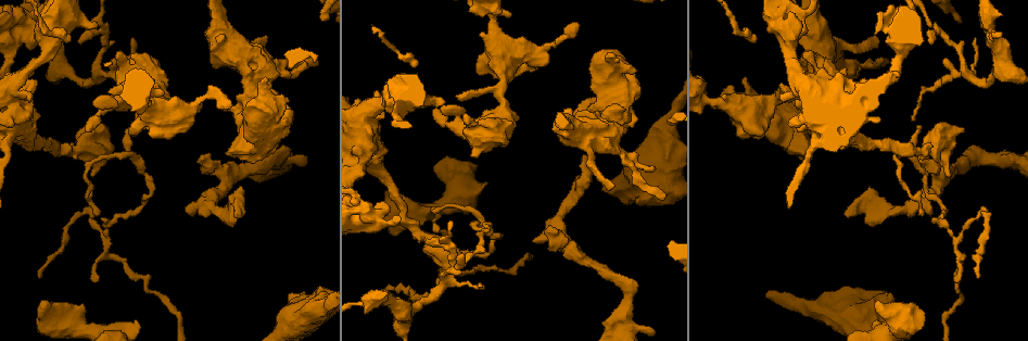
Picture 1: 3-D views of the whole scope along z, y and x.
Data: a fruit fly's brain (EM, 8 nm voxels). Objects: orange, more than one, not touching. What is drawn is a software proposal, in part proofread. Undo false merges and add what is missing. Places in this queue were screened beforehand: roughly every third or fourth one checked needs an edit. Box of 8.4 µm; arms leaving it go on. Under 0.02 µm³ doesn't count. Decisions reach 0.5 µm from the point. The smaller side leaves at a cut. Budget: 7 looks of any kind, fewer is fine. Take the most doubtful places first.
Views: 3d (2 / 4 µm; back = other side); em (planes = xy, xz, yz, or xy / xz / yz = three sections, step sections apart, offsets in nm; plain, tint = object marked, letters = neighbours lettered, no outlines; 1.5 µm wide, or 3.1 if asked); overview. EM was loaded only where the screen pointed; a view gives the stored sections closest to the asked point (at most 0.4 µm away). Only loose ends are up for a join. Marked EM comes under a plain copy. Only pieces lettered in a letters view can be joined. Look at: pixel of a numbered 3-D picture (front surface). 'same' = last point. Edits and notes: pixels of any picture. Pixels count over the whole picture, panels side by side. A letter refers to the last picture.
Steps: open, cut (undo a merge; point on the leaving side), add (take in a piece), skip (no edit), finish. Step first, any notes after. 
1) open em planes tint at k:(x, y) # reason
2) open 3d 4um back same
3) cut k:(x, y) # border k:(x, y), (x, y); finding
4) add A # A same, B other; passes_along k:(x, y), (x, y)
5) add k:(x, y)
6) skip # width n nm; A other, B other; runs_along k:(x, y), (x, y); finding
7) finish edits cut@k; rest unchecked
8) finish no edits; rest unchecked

open em planes letters at 1:(978, 277) # thin end

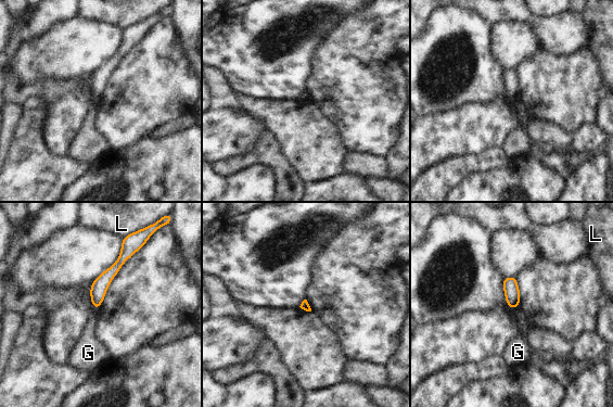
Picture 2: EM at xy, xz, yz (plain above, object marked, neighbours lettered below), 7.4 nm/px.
skip # G other, L other; none of them fits

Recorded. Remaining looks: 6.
open em planes tint at 1:(705, 99) # calibre changes

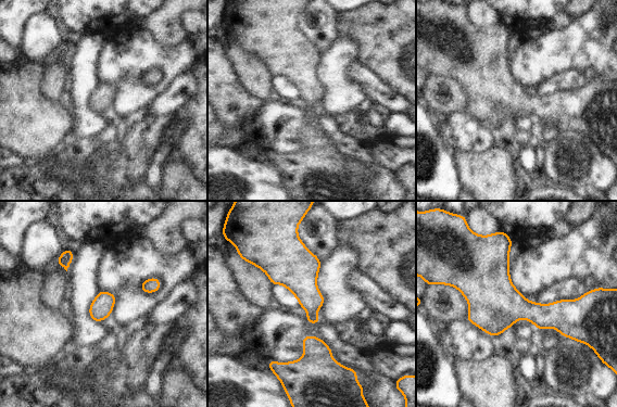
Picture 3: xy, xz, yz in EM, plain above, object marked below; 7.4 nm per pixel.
open em planes letters same # what lies round it

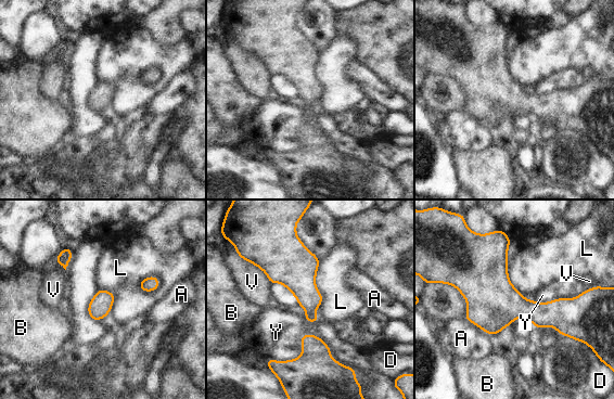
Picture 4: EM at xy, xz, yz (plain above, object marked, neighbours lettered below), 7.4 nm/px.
skip # A other, B other, D other, L other, V other, Y other; border 4:(160, 279), (145, 277), (138, 287); all the same cell

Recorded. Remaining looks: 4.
open 3d 2um at 1:(212, 202) # a fork

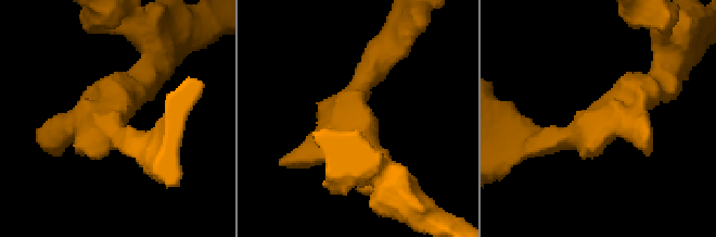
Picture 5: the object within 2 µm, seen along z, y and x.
open em yz step 4 letters at 5:(110, 117) # now the EM

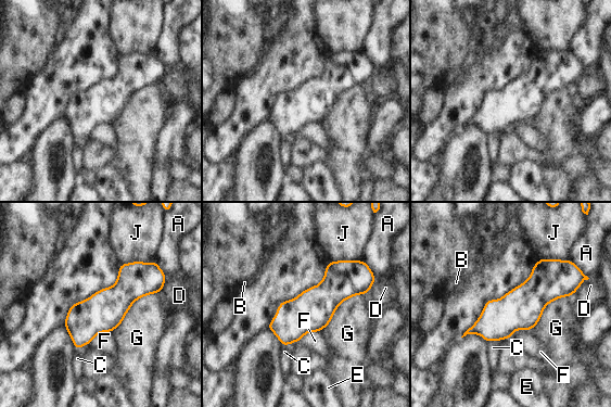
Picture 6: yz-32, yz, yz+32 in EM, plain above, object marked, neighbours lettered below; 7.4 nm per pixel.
open em planes letters same

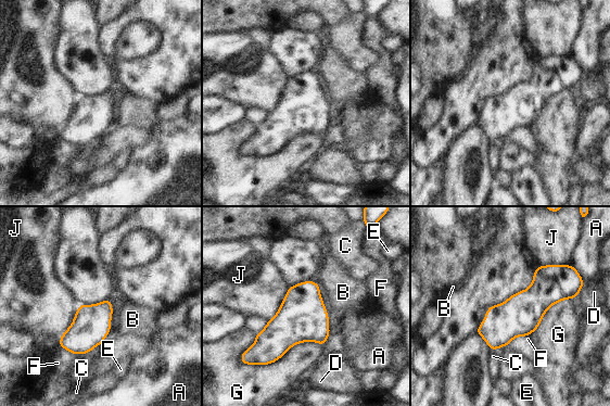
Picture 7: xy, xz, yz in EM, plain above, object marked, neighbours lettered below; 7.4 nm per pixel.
skip # width 280 nm; A other, B other, C other, D other, E other, F other, G other, J other; border 7:(317, 281), (320, 286); continuous, no second cell

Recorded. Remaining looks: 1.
finish no edits; rest unchecked

